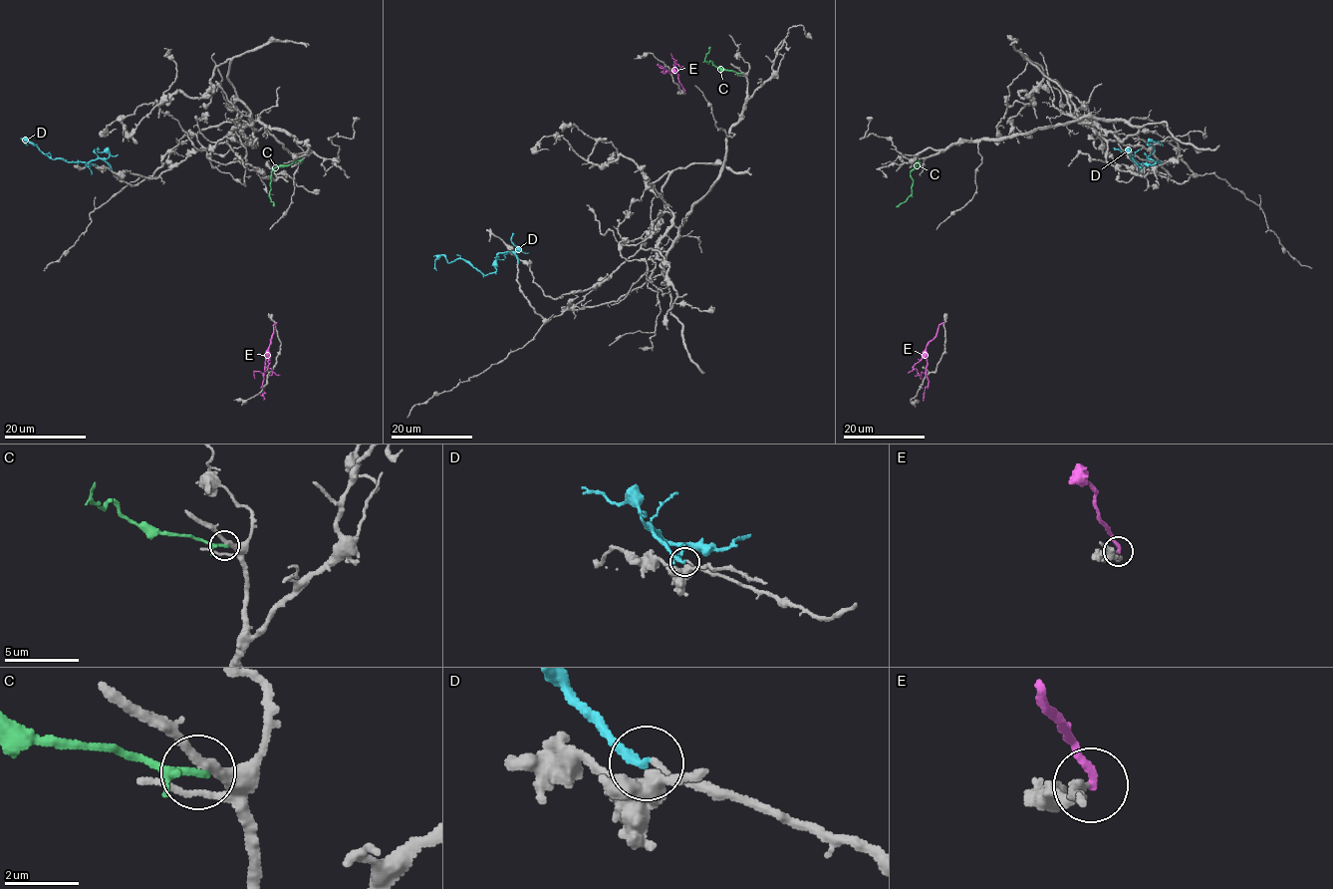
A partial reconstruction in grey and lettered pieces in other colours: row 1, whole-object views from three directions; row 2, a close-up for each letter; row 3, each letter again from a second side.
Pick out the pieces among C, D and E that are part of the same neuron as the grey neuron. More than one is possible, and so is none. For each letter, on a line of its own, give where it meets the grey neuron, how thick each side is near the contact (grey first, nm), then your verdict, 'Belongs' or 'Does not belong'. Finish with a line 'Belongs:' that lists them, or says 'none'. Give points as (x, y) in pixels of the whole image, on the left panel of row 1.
C: Touches grey at (302, 159). Thickness 260 nm (grey) against 150 nm. Does not belong
D: Touches grey at (111, 168). Thickness 280 nm (grey) against 260 nm. Belongs
E: Touches grey at (276, 322). Thickness 220 nm (grey) against 220 nm. Does not belong
Belongs: D

